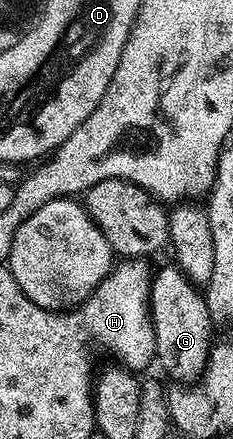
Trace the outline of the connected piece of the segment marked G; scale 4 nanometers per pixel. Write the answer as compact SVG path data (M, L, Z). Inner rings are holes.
M176 265L162 267L153 272L150 280L150 316L156 333L157 362L168 374L182 385L190 385L201 379L210 360L212 338L206 296L195 284L190 282Z

